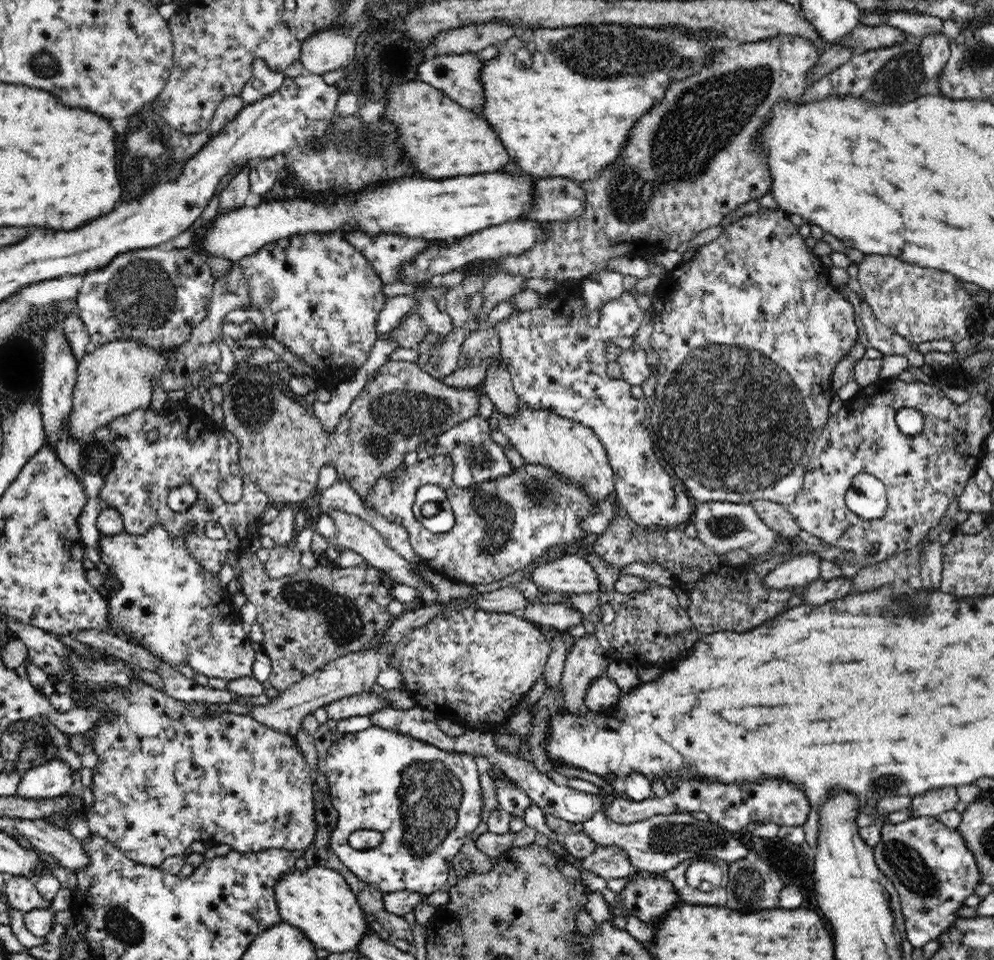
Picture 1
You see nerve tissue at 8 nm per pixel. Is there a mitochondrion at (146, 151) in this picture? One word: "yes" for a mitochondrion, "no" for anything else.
yes

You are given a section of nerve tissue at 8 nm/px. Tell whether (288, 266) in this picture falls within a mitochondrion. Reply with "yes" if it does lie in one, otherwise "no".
no

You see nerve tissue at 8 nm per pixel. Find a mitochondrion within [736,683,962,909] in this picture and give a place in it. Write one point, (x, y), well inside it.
(911, 869)

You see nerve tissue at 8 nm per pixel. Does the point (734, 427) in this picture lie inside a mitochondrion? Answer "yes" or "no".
yes

